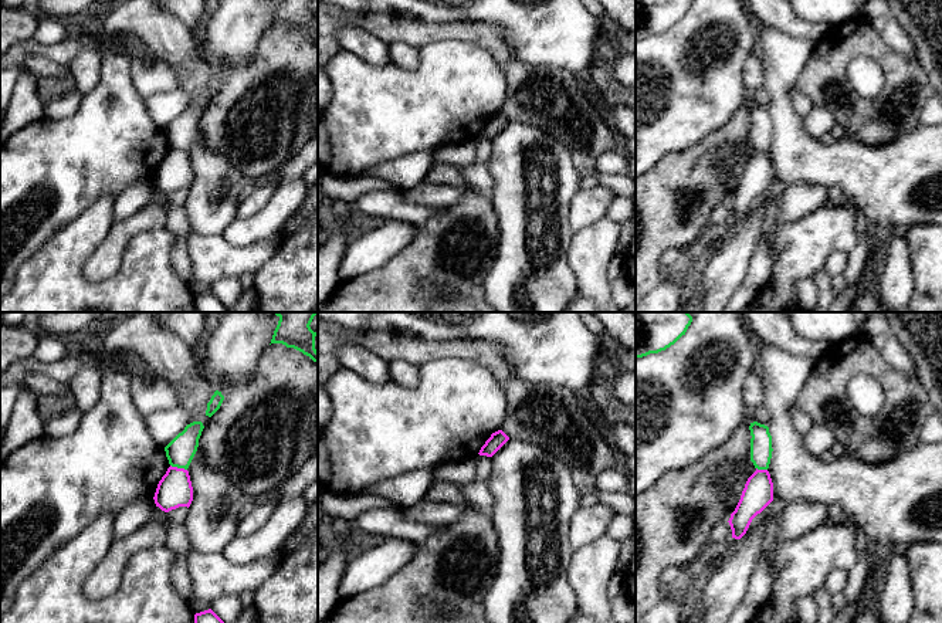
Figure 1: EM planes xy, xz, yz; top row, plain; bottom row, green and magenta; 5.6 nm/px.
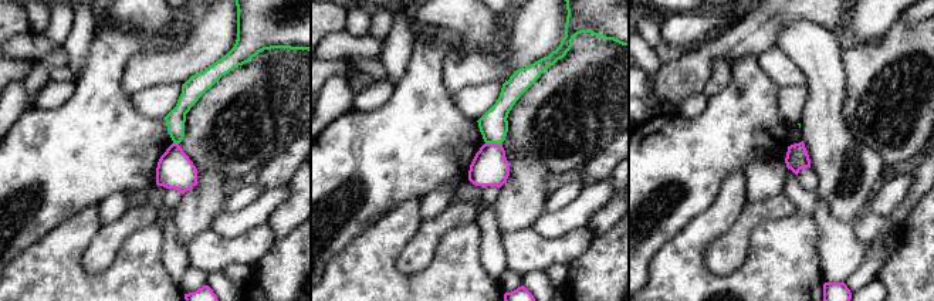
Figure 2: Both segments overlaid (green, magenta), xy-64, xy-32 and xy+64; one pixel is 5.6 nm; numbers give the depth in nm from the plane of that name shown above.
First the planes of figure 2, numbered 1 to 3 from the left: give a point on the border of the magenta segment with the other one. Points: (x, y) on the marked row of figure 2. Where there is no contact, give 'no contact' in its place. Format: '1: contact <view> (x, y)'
1: contact xy-64 (176, 142)
2: contact xy-32 (494, 142)
3: no contact

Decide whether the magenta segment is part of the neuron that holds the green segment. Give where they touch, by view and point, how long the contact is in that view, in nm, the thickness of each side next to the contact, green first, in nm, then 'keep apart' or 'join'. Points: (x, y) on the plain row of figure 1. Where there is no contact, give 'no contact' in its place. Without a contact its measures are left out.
contact xy (179, 149); length 100 nm; calibres 160 and 200 nm; keep apart

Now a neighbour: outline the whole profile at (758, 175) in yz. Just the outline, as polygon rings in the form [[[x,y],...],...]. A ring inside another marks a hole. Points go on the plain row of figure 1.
[[[758,152],[748,160],[741,182],[731,196],[732,220],[741,221],[752,202],[773,183],[773,165],[768,152]]]

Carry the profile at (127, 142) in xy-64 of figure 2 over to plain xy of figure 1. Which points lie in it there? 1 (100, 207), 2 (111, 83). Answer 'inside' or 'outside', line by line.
1: outside
2: inside

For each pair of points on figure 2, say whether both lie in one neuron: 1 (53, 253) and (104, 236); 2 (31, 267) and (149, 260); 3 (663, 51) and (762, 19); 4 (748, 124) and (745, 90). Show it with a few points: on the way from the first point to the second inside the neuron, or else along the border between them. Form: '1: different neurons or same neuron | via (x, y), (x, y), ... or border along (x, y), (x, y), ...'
1: different neurons | border along (124, 240), (107, 267), (87, 271), (81, 266)
2: same neuron | via (61, 283), (119, 283)
3: different neurons | border along (684, 51), (680, 57), (662, 64)
4: same neuron | via (747, 115), (747, 98)

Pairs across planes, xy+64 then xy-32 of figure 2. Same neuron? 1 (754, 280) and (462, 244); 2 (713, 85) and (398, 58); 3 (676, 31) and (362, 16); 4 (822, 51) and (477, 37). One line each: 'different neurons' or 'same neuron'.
1: same neuron
2: same neuron
3: same neuron
4: same neuron

